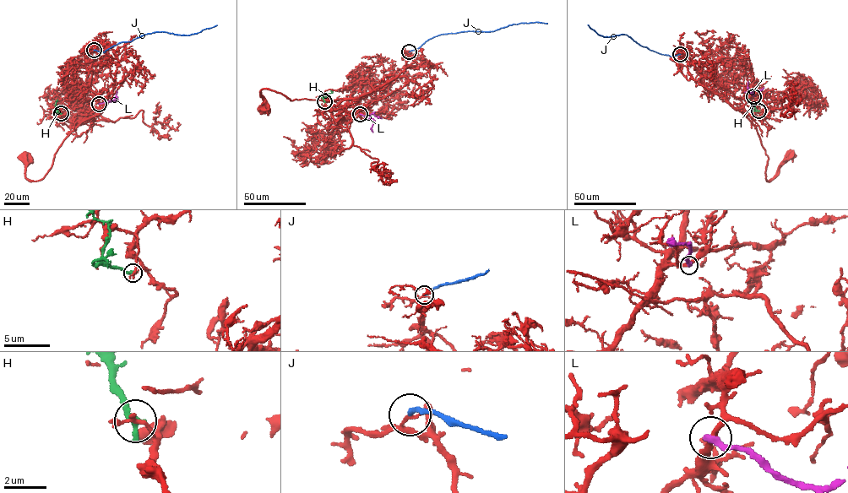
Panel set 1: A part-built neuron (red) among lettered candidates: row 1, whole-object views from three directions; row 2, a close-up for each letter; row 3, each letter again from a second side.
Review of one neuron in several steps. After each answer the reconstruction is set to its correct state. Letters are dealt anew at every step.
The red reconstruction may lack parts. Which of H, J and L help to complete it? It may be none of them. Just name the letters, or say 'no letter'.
no letter

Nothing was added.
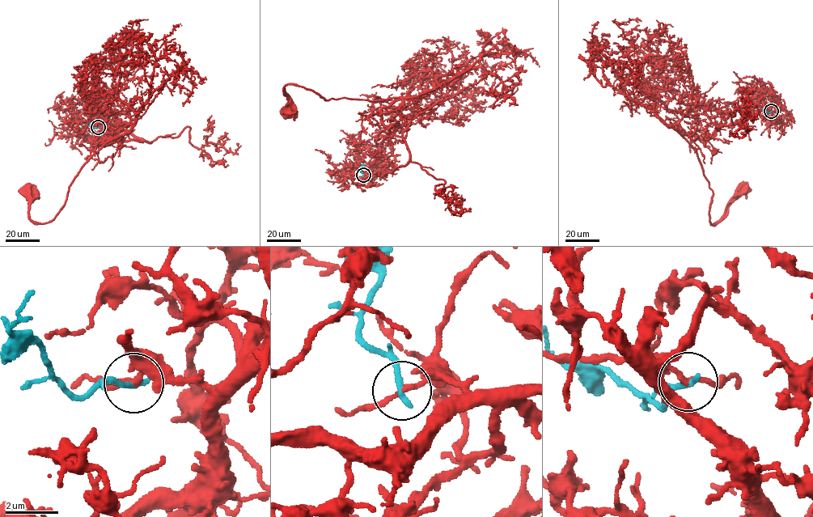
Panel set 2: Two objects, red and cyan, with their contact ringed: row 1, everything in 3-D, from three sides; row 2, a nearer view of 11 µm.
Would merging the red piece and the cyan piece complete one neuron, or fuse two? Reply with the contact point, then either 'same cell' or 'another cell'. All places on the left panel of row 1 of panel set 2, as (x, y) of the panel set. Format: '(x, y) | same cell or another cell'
(98, 127) | another cell

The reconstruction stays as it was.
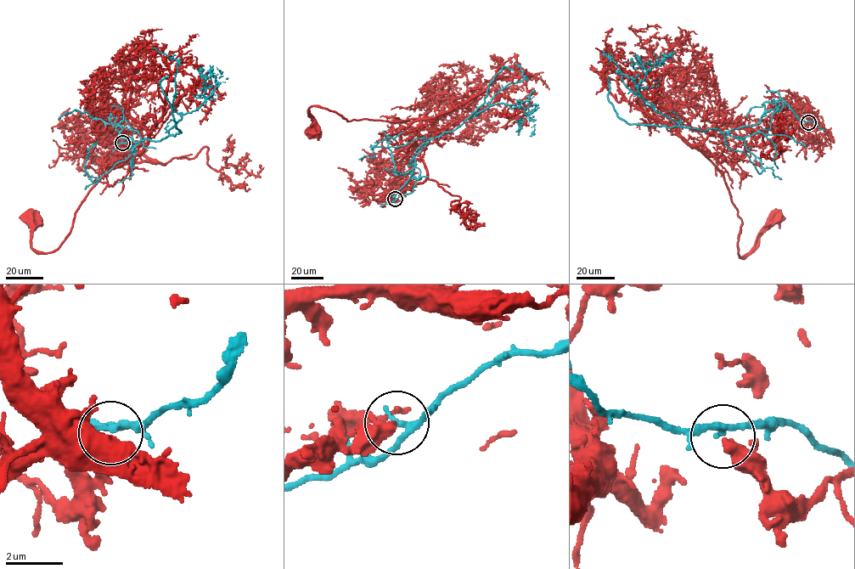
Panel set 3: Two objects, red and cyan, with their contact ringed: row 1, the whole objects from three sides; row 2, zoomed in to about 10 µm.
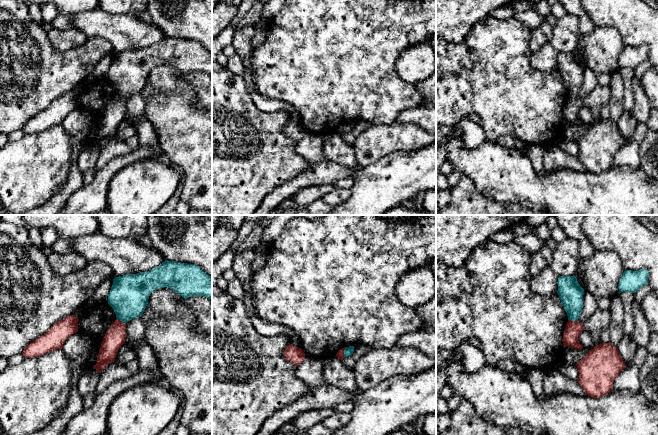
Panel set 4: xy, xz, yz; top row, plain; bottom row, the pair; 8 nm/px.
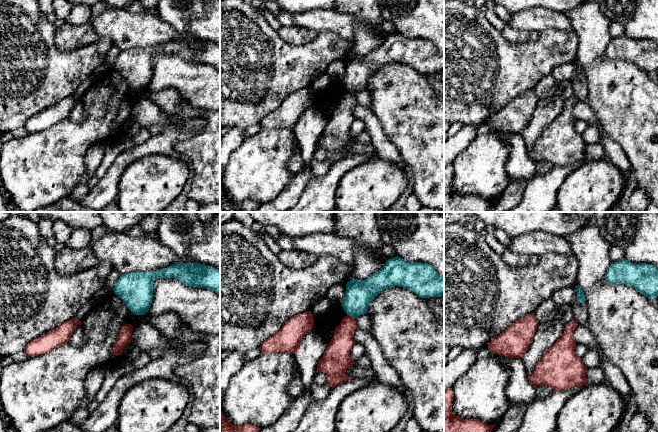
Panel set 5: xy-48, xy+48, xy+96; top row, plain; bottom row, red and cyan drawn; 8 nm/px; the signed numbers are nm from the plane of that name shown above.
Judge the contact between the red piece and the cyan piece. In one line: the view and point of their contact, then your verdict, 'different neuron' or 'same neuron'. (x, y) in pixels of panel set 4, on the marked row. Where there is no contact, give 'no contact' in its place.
meets red in xz at (343, 352); different neuron

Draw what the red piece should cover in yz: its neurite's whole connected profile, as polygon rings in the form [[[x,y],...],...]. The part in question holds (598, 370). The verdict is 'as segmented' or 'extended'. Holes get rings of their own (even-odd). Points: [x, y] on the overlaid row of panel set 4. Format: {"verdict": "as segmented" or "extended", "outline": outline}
{"verdict": "as segmented", "outline": [[[600,343],[591,349],[577,364],[579,378],[577,382],[585,394],[599,398],[613,390],[613,383],[626,365],[617,346]]]}

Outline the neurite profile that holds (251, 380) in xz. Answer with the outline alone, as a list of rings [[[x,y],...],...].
[[[228,293],[212,294],[212,435],[256,435],[263,423],[275,412],[294,403],[310,391],[310,386],[295,376],[297,366],[284,357],[285,349],[291,344],[288,334],[267,337],[259,334],[248,314],[244,302]]]

